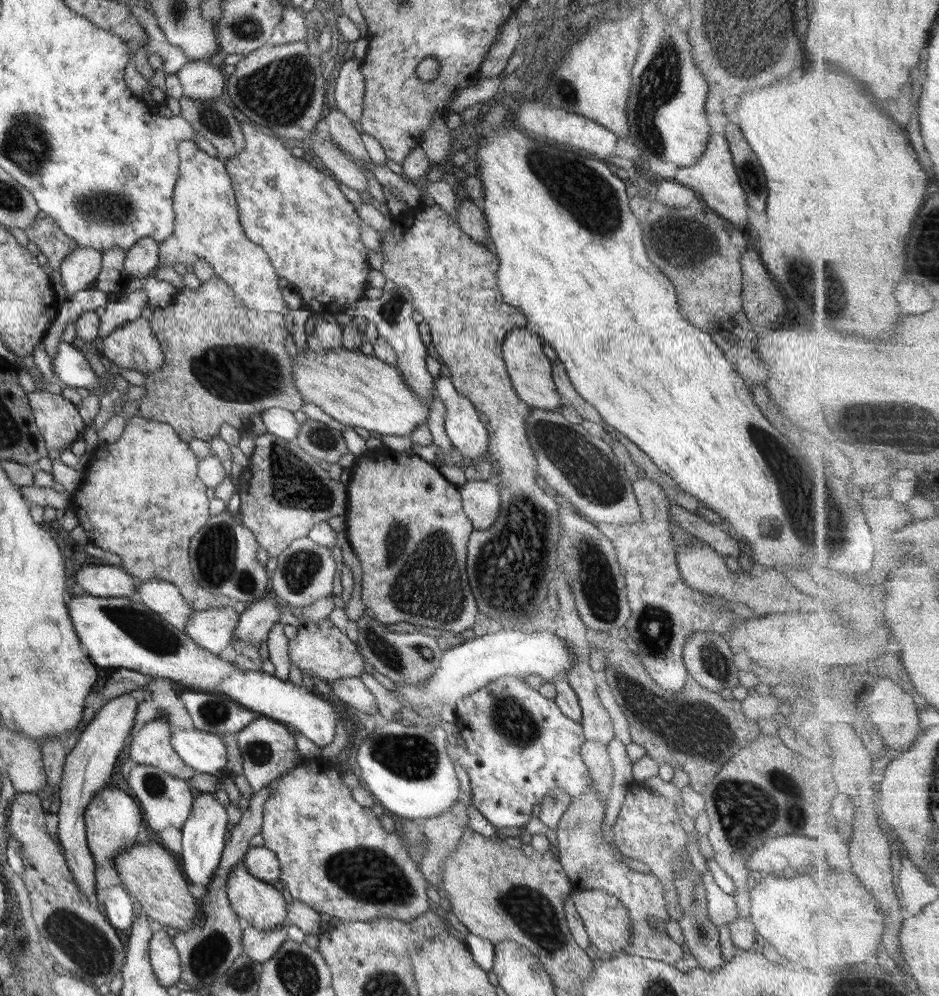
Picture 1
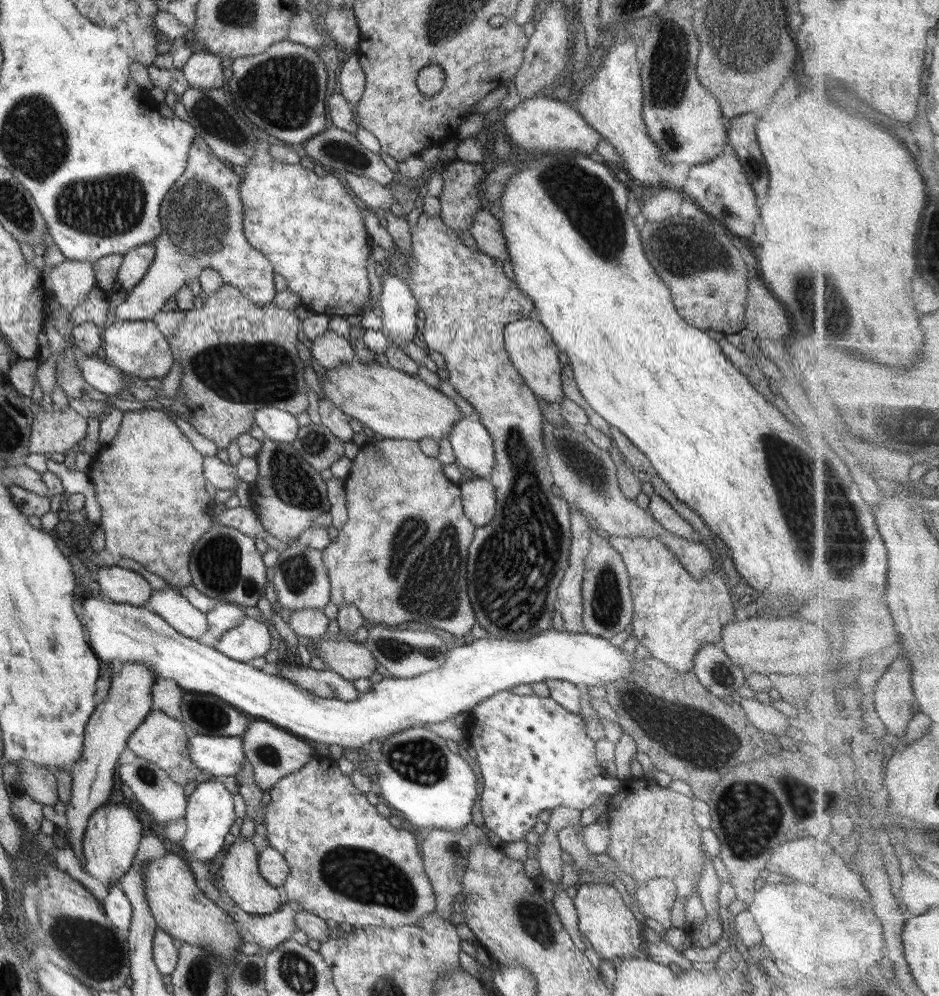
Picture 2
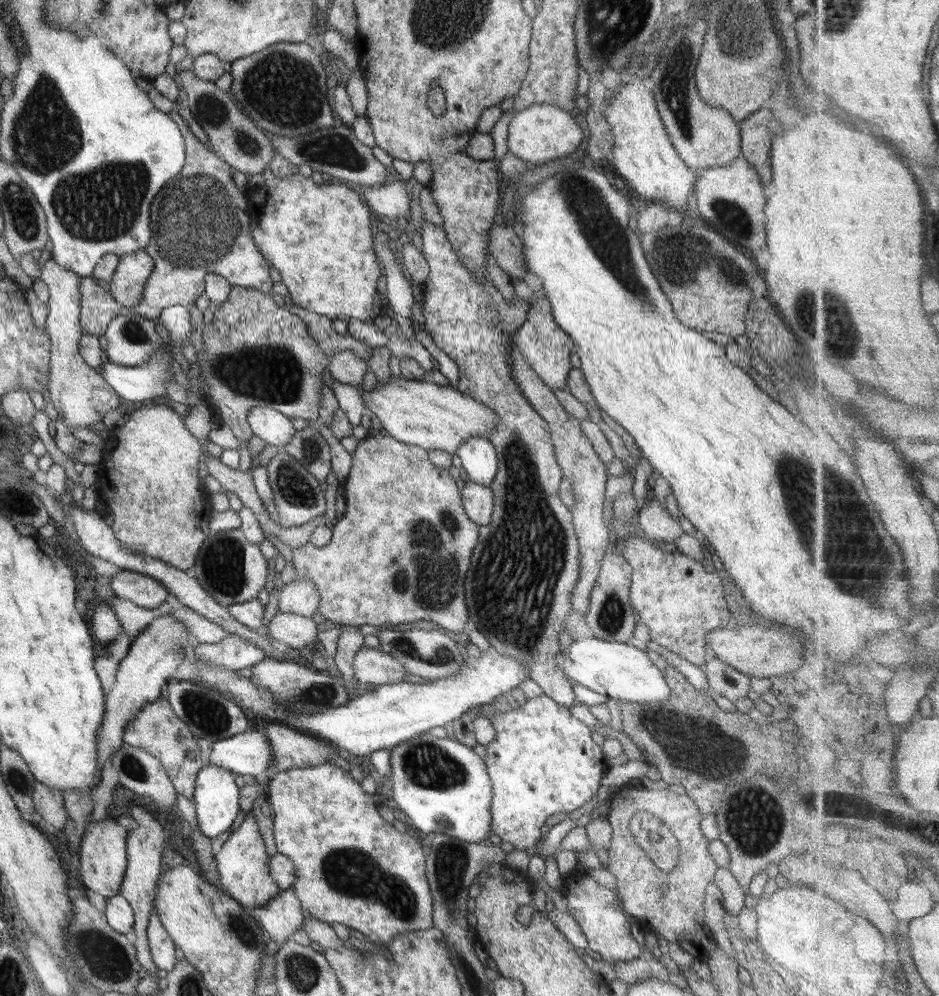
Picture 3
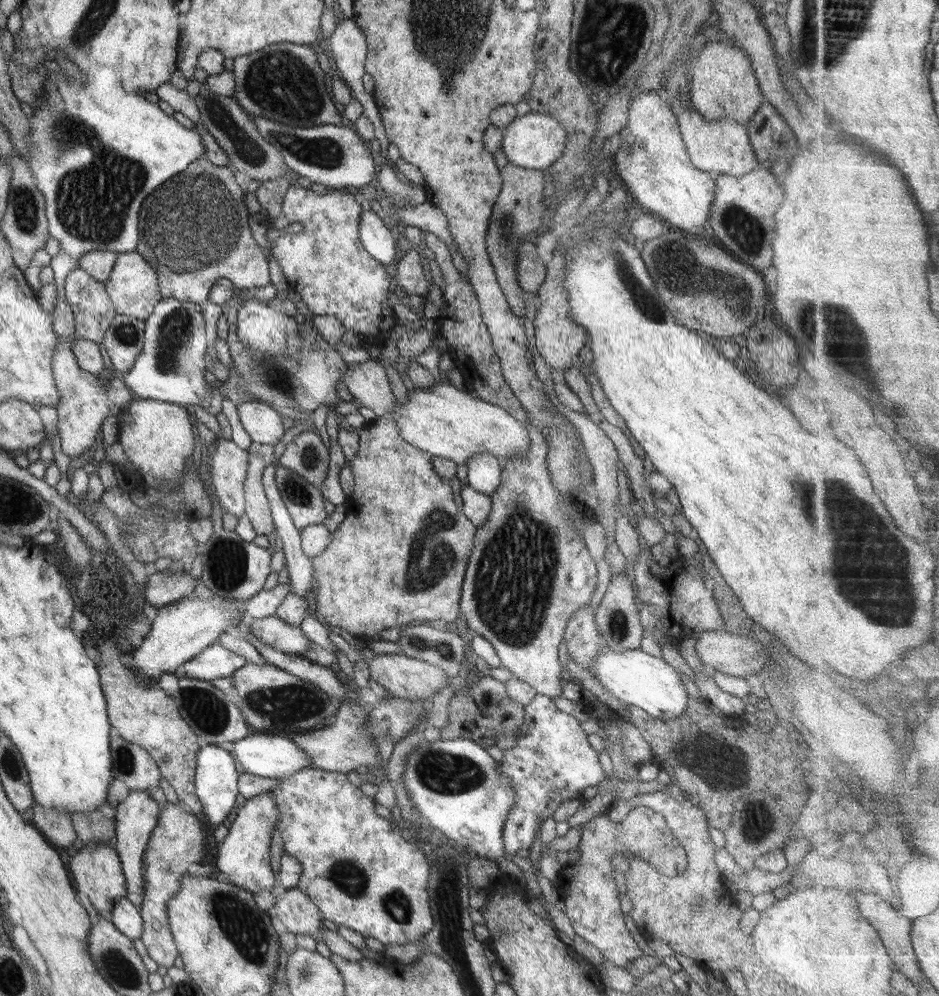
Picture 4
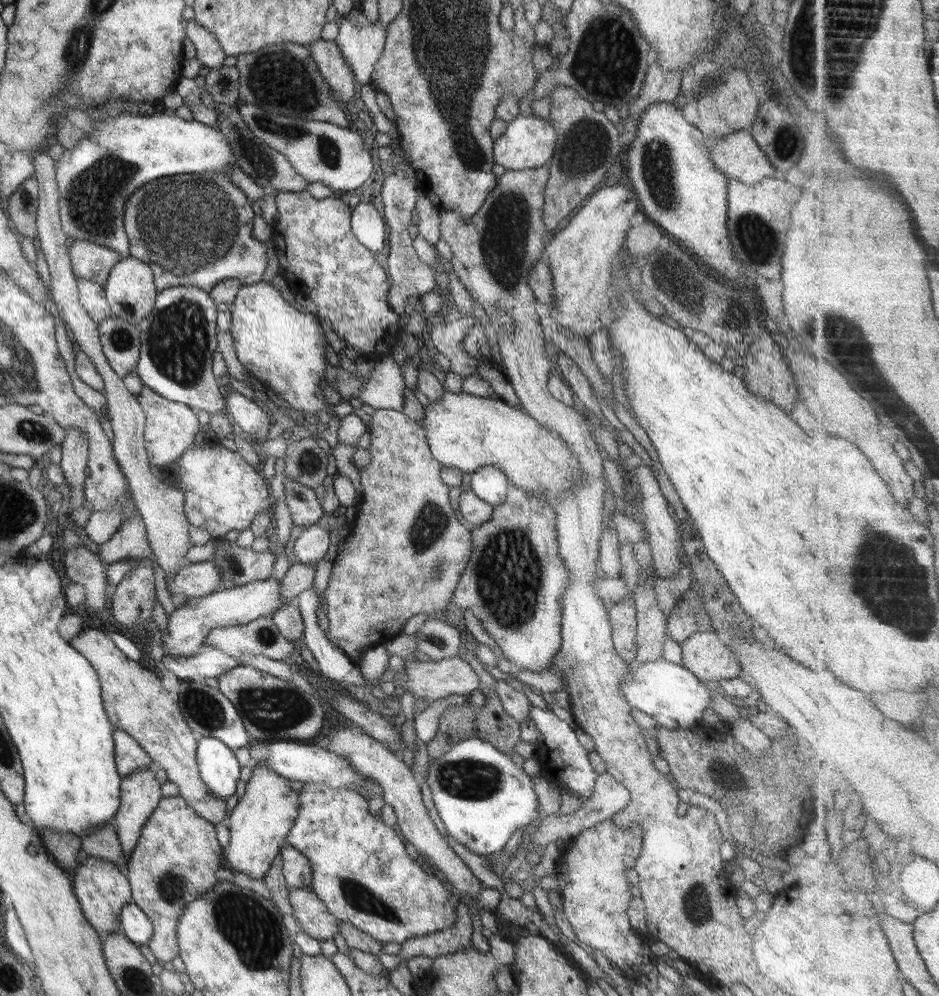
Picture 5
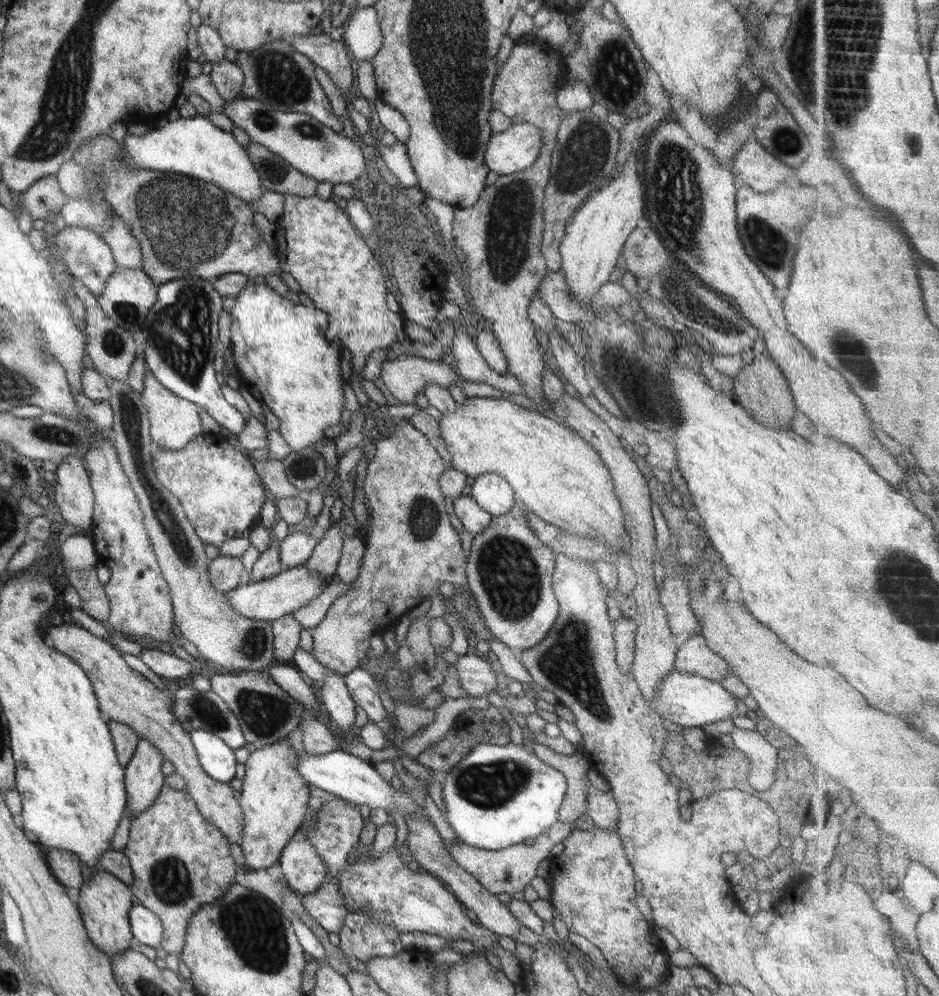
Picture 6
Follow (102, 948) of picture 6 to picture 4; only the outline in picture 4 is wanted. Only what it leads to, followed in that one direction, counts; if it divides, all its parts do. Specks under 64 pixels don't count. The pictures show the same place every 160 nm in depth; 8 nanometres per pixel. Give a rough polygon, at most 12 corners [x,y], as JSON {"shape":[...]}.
{"shape":[[83,845],[69,866],[75,890],[108,916],[126,896],[117,853]]}

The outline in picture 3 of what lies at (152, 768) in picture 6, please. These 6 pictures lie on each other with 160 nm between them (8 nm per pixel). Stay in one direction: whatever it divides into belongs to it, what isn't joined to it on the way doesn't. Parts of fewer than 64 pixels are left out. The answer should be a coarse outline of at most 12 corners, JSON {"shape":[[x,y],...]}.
{"shape":[[129,805],[118,895],[134,914],[137,963],[157,978],[148,916],[166,838],[151,808]]}

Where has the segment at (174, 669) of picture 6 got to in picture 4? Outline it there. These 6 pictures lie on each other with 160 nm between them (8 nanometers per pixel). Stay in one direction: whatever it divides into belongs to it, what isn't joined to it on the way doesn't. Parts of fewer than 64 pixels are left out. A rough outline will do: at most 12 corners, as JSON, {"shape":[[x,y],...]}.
{"shape":[[215,642],[184,662],[187,678],[231,676],[244,658]]}

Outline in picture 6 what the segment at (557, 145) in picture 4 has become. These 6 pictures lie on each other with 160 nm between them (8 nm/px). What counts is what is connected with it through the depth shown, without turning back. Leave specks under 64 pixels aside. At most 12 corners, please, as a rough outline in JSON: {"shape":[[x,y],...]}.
{"shape":[[527,123],[490,136],[483,164],[498,176],[529,168],[541,133]]}

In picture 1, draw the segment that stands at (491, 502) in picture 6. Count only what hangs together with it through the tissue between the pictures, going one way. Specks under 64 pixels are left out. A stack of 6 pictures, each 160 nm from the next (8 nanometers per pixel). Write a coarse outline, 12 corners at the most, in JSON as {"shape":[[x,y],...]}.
{"shape":[[450,378],[434,379],[450,445],[472,463],[488,450],[487,425]]}

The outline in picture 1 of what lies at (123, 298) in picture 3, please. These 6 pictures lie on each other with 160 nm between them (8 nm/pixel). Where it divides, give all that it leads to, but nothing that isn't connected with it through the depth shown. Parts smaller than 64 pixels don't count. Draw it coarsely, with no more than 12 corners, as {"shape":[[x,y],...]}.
{"shape":[[141,238],[126,250],[123,274],[150,275],[158,264],[158,244]]}

